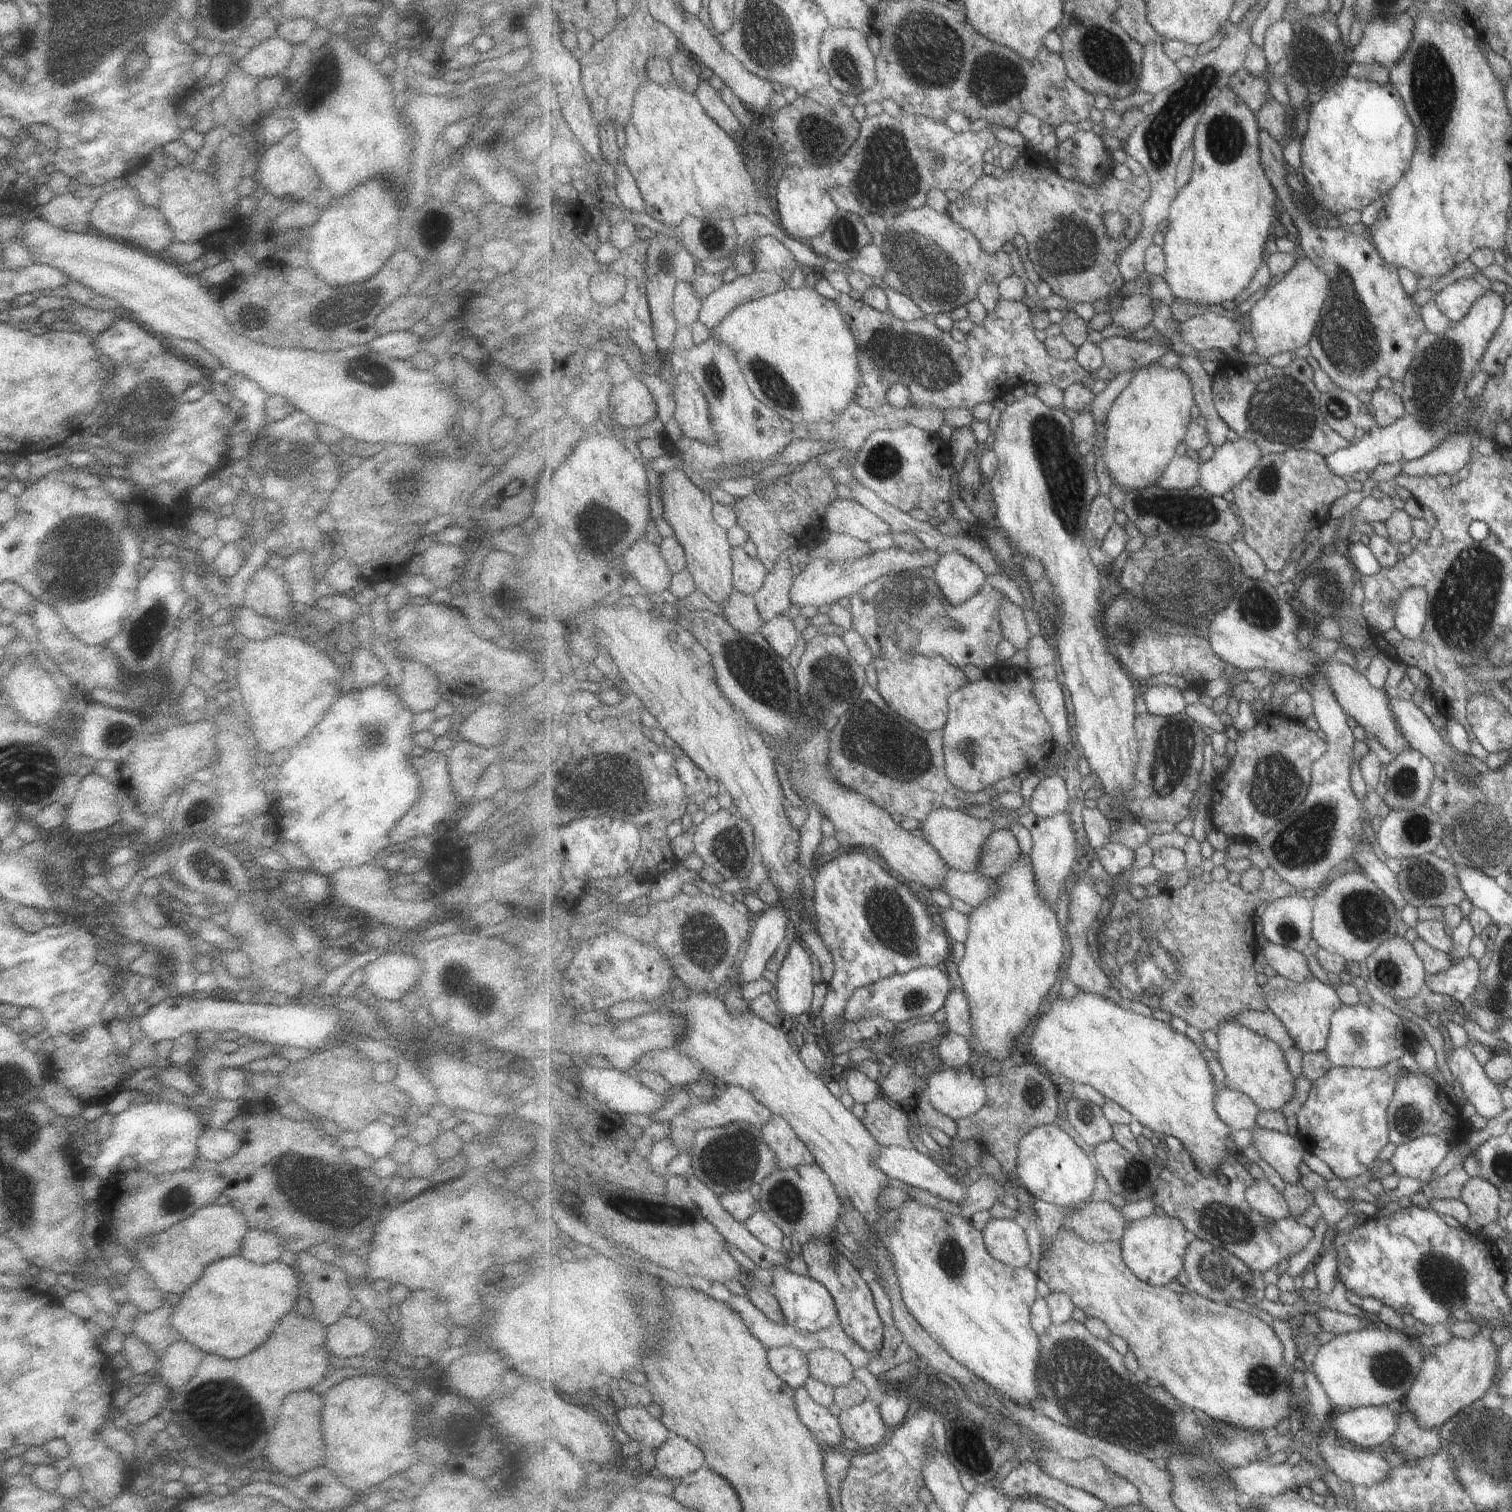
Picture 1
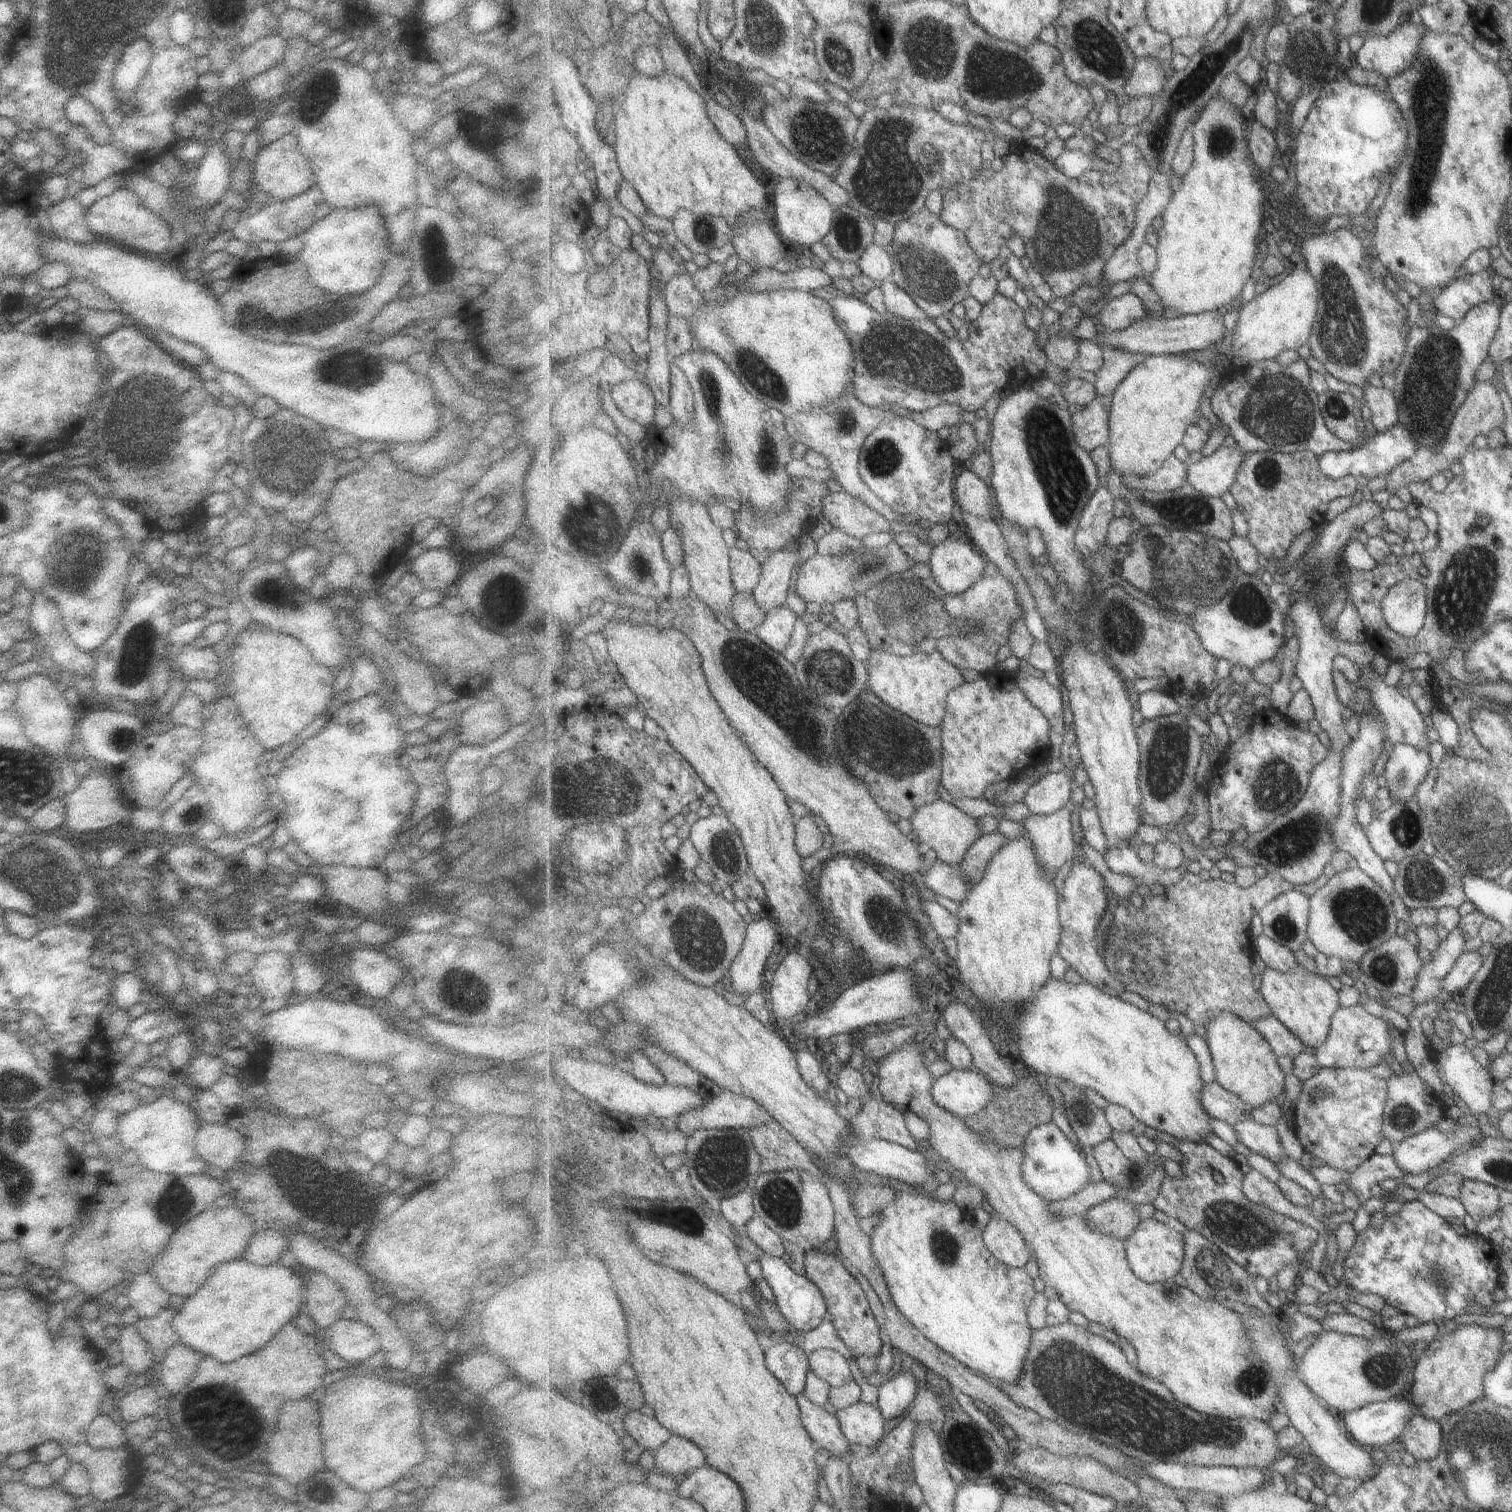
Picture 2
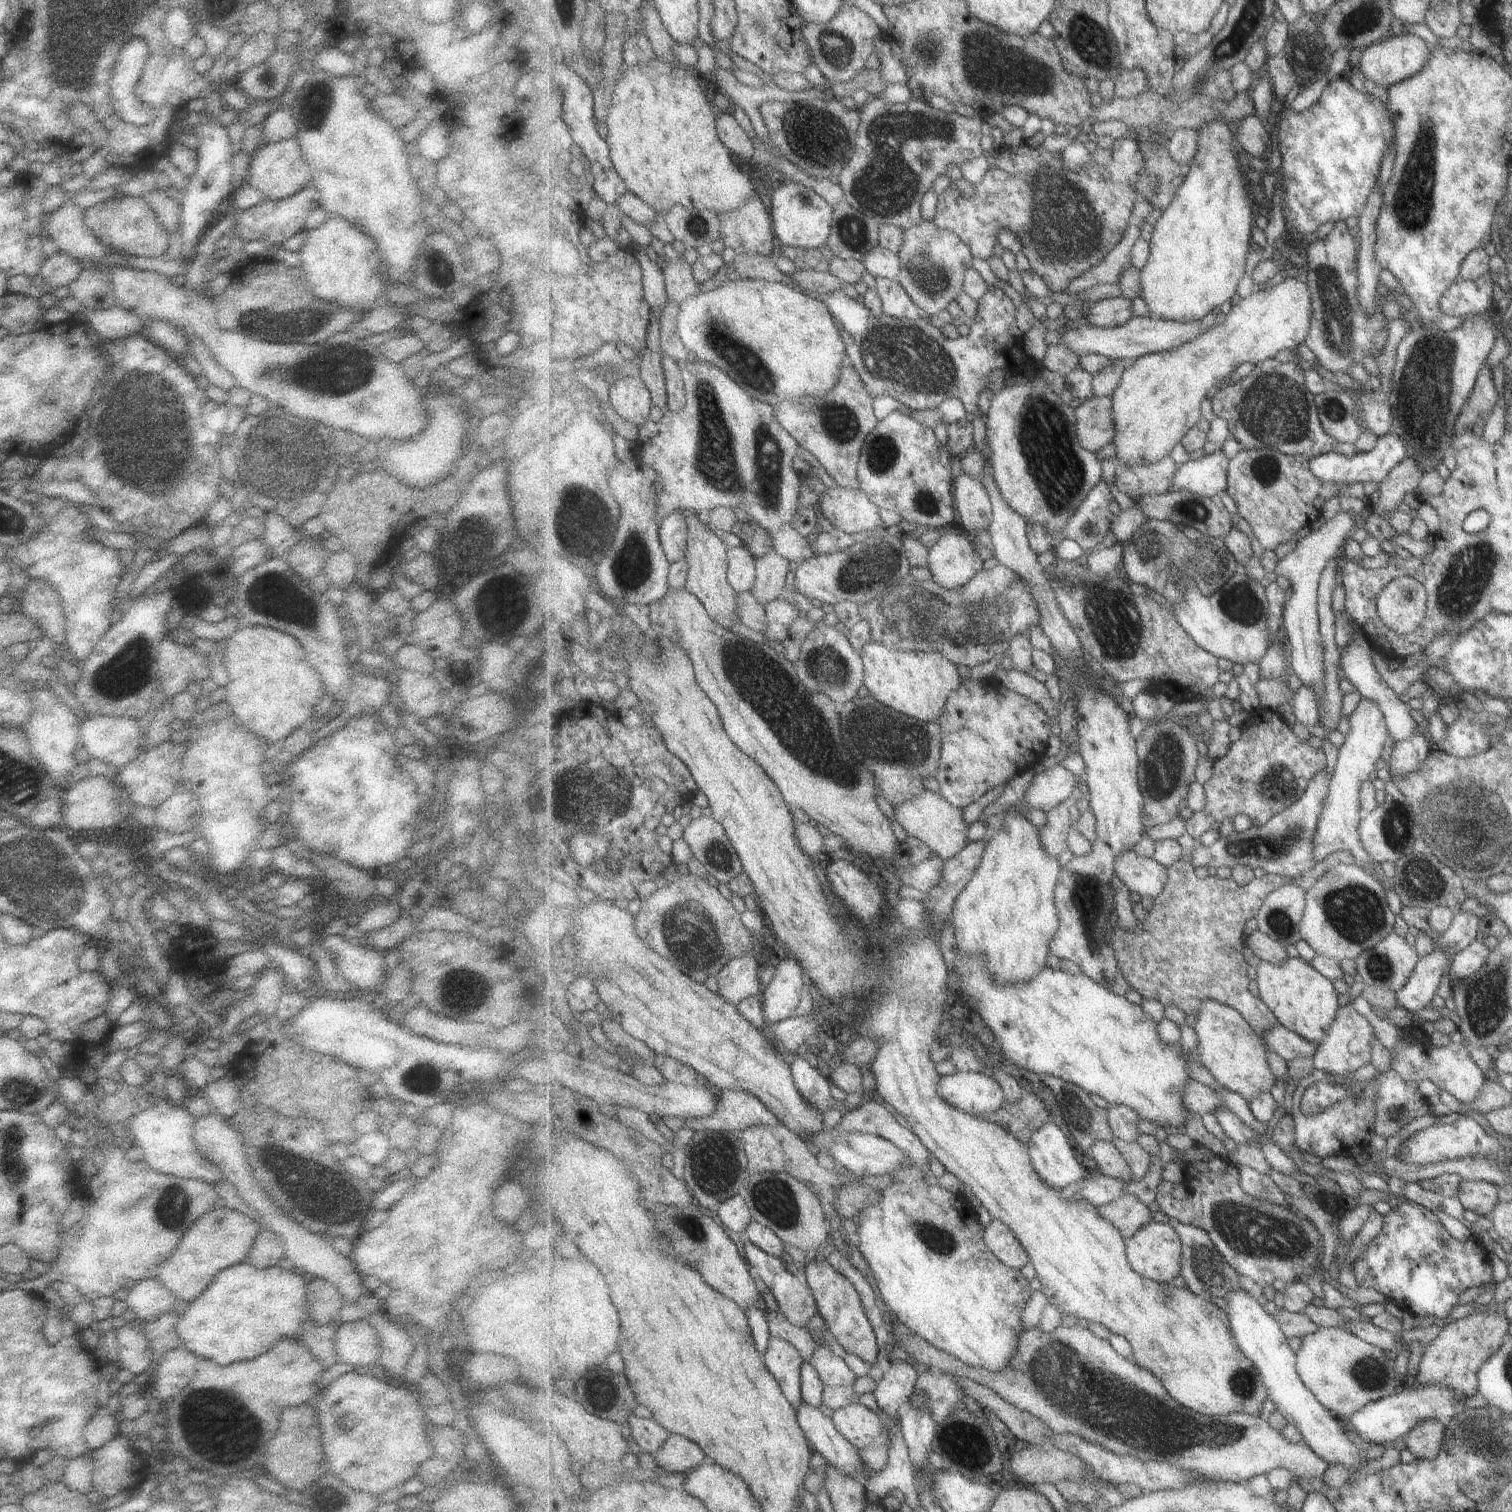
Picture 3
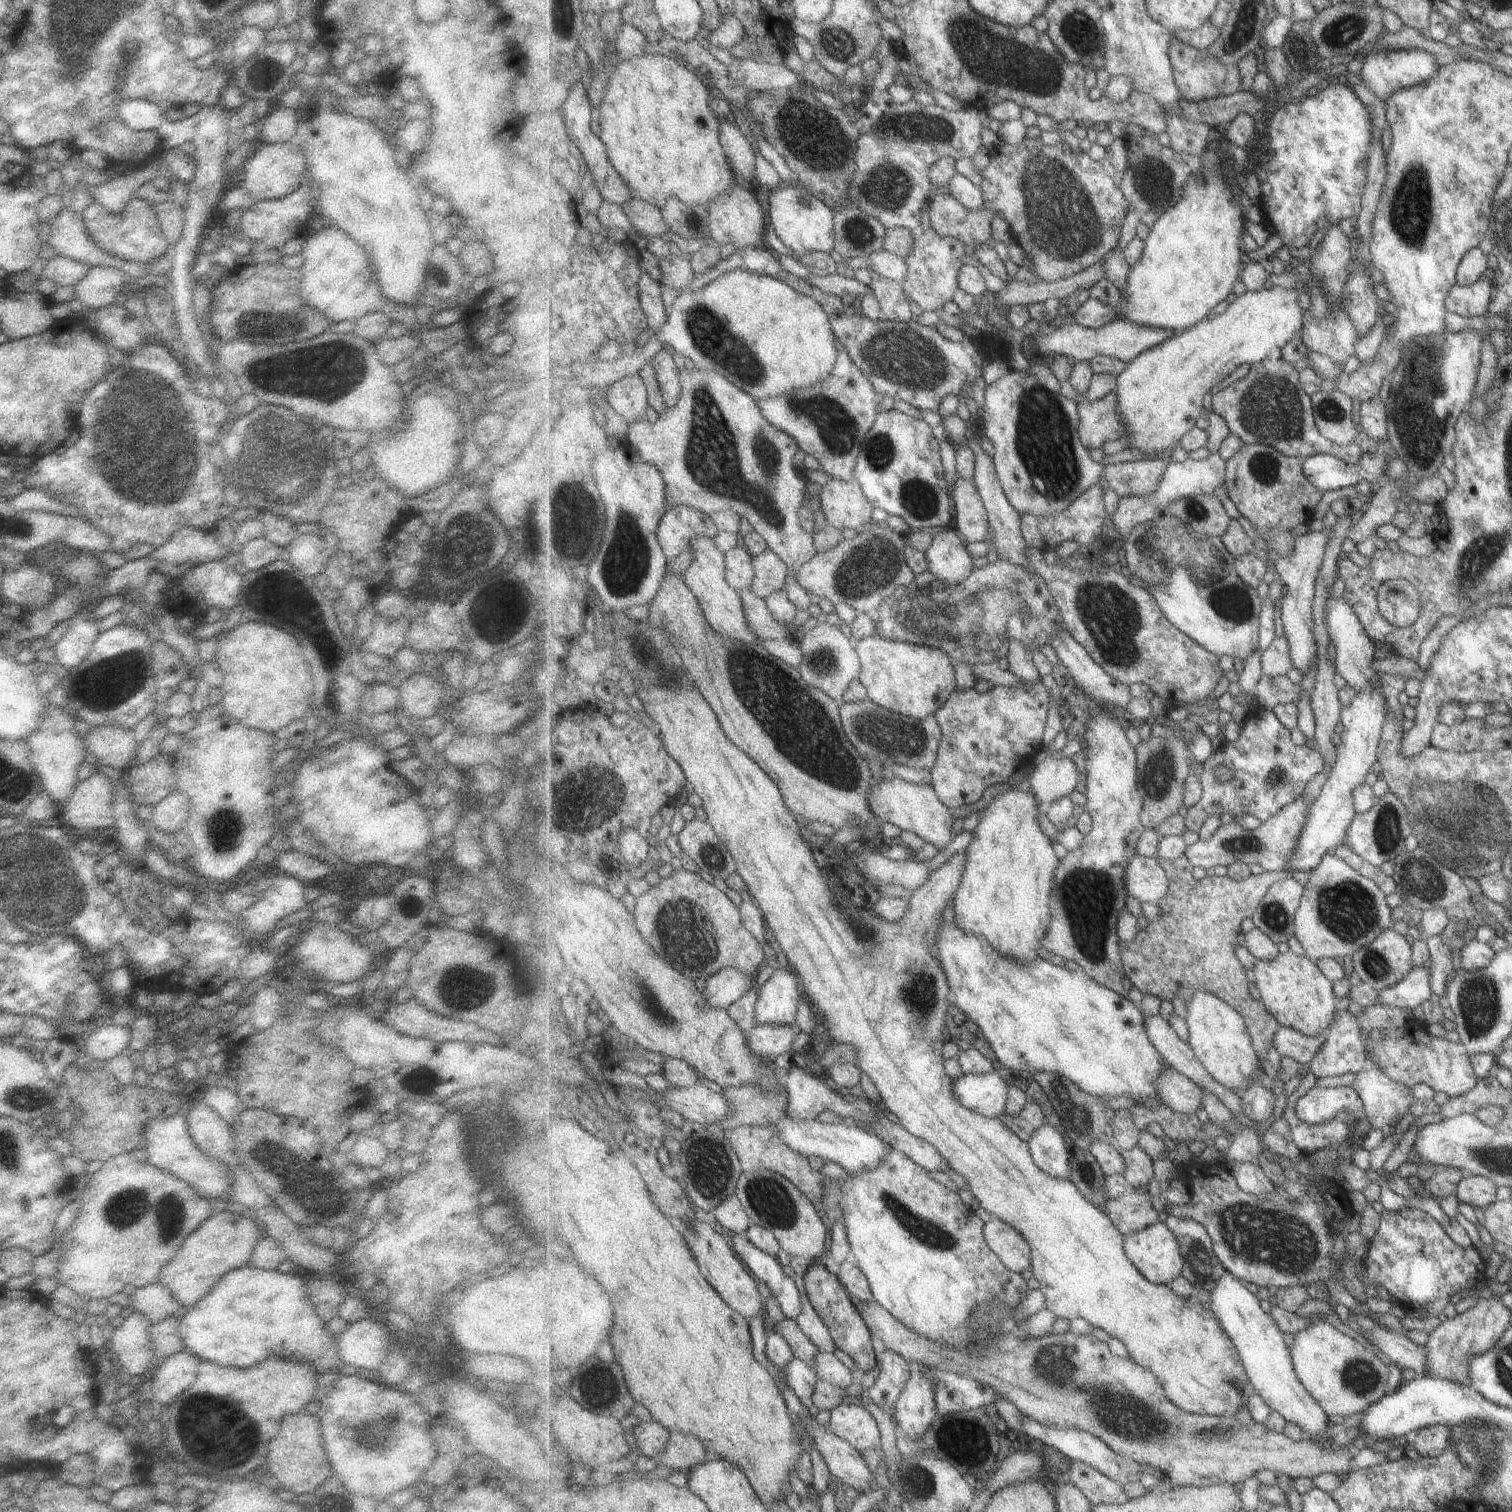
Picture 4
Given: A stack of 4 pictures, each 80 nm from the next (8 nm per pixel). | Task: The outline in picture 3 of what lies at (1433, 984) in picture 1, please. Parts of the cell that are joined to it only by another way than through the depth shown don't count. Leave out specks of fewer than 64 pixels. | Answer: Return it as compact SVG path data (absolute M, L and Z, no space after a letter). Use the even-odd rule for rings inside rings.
M1474 939L1460 951L1457 951L1450 960L1448 968L1448 979L1454 984L1461 979L1467 978L1479 970L1486 962L1488 956L1487 948L1481 941Z

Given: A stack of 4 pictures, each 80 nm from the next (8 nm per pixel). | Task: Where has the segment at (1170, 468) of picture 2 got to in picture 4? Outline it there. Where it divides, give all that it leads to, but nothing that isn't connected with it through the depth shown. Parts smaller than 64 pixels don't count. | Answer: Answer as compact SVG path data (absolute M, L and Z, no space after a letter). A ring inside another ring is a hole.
M1140 459L1111 463L1104 467L1101 484L1107 482L1108 488L1120 497L1138 497L1154 493L1171 464L1171 460Z

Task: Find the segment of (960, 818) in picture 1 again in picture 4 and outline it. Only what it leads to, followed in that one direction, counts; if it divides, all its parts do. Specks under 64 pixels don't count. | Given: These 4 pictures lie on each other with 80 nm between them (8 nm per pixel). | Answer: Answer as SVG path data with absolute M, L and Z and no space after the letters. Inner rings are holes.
M884 772L883 782L878 786L874 786L874 781L872 782L870 805L881 821L890 822L898 826L900 830L915 833L924 842L932 844L939 851L945 850L955 840L956 834L953 832L955 816L940 799L933 785L905 782L890 772Z

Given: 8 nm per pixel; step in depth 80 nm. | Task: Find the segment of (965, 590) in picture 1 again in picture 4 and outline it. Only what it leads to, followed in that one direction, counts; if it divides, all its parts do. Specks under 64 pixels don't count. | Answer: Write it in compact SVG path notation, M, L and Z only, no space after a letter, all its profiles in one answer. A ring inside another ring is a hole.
M952 526L934 531L926 557L929 572L946 586L962 583L976 570L975 558L967 552L967 540Z

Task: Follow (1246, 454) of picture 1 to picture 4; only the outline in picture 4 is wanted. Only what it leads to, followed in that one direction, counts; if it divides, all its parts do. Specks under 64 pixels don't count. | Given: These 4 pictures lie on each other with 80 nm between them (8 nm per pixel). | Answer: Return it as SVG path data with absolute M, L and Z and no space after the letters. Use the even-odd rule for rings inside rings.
M1210 453L1204 459L1186 459L1182 462L1172 462L1165 470L1160 485L1154 493L1133 497L1120 497L1116 512L1111 516L1111 531L1120 537L1127 538L1128 534L1141 523L1156 520L1166 512L1166 508L1175 500L1195 495L1212 495L1219 486L1225 485L1226 460L1219 453Z

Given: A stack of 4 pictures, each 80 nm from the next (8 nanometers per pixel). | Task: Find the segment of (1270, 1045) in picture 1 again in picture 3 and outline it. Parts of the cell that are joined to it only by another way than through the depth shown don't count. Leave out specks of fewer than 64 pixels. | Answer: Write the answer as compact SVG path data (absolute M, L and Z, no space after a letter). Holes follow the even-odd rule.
M1207 999L1195 1019L1193 1029L1198 1036L1200 1059L1213 1073L1214 1080L1248 1101L1273 1090L1278 1078L1269 1067L1269 1050L1252 1024L1237 1009Z

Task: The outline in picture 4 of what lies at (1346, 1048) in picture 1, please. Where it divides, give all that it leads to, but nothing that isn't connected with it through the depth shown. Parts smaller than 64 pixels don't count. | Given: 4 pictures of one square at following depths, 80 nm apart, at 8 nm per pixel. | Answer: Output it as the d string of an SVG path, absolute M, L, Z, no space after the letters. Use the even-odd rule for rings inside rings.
M1343 1009L1336 1014L1336 1020L1328 1028L1329 1038L1321 1050L1313 1057L1308 1071L1315 1076L1336 1077L1348 1072L1360 1072L1368 1067L1365 1052L1363 1028L1359 1026L1357 1015Z

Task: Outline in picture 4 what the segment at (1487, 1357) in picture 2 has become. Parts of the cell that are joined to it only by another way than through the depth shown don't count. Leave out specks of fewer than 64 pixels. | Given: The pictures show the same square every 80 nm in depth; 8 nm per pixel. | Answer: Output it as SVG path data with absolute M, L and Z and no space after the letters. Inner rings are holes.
M1499 1296L1481 1298L1473 1307L1443 1321L1430 1332L1425 1344L1428 1356L1425 1375L1469 1386L1468 1361L1470 1357L1492 1349L1510 1323L1510 1311L1503 1306Z

